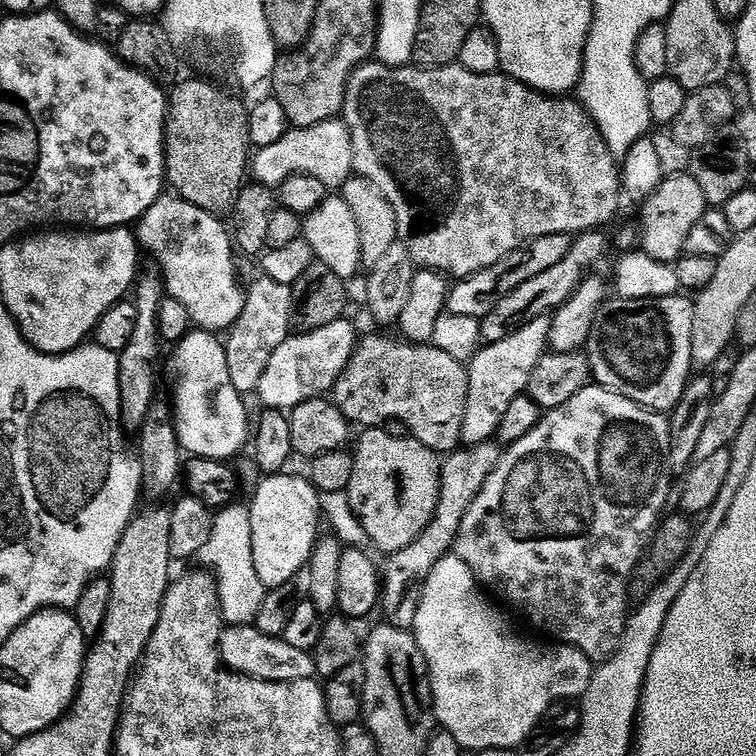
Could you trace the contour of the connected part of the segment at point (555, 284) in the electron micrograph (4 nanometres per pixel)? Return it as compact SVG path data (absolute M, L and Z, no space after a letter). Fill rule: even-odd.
M600 230L579 233L572 241L570 254L558 266L550 266L538 278L530 278L530 282L522 282L511 292L509 296L504 296L490 314L480 320L480 330L484 344L502 342L511 332L517 332L522 326L526 326L531 320L536 320L539 316L555 313L556 309L572 297L572 293L580 287L580 281L585 279L588 267L603 254L608 248L608 240L605 233Z

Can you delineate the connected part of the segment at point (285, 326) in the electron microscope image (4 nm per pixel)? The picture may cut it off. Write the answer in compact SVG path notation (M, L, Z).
M260 278L246 292L246 307L226 336L231 387L241 394L255 393L271 356L290 337L294 328L294 288Z

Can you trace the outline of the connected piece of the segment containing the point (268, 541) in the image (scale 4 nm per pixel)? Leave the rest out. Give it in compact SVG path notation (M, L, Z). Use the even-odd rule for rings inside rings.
M265 475L255 485L256 493L250 502L254 570L258 570L258 578L268 590L281 588L307 569L316 550L316 527L322 524L321 493L313 487L311 479L286 475Z

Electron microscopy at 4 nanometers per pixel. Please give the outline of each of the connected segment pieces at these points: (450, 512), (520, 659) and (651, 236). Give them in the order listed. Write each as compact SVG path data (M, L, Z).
M489 442L464 446L443 457L440 466L440 501L430 526L417 538L418 543L432 544L436 548L442 548L446 544L455 545L456 534L460 531L468 507L472 505L473 500L484 488L484 483L487 482L489 474L499 466L501 455L501 445L496 442Z
M449 554L437 562L430 570L430 574L420 589L418 597L420 605L416 611L416 619L414 621L414 635L418 646L424 655L424 661L428 664L428 675L432 678L432 703L436 709L437 721L442 725L443 731L454 734L454 738L458 738L461 749L468 748L476 754L483 754L486 750L494 750L495 748L507 748L509 750L519 749L537 731L536 728L540 724L540 719L551 710L552 704L556 704L559 700L572 700L583 697L584 691L590 686L592 674L594 671L593 661L589 660L586 654L582 654L577 648L567 646L557 647L557 652L544 653L538 645L532 640L527 640L524 636L519 636L512 629L512 624L487 600L485 589L482 587L476 575L470 570L470 566L466 566L466 562L462 562L460 557L455 554Z
M695 175L668 176L663 179L660 189L642 204L644 217L639 224L642 229L642 250L659 263L675 265L685 255L690 232L709 208L706 194L702 192Z

